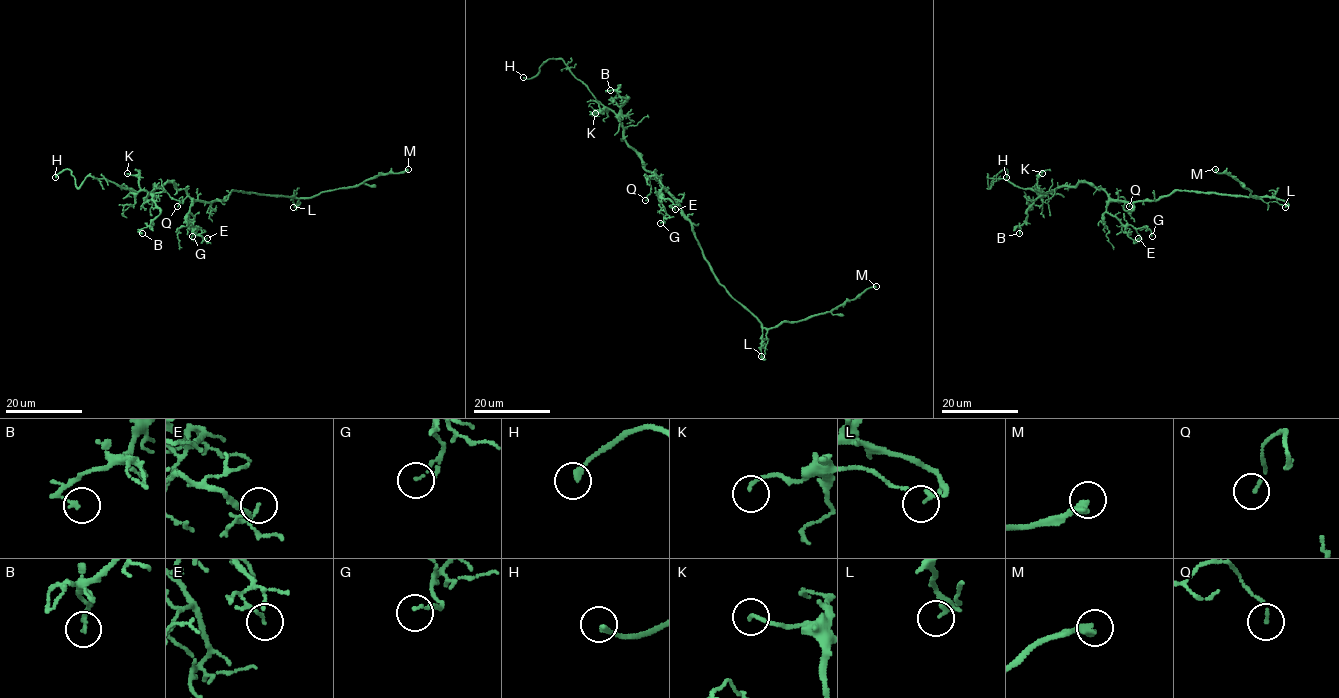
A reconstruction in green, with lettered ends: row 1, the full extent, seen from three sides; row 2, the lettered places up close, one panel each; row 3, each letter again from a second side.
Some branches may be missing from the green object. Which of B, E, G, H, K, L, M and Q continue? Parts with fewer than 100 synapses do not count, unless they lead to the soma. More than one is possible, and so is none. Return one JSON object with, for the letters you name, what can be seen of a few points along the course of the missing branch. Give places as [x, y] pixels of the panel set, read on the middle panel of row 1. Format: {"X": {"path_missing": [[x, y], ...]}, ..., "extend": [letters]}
{"extend": ["H"]}

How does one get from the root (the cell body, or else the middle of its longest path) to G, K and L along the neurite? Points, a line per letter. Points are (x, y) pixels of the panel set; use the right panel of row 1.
G: (1142, 200), (1111, 200), (1107, 211), (1123, 224), (1137, 228), (1146, 226), (1152, 236)
K: (1142, 200), (1115, 201), (1103, 189), (1086, 182), (1042, 192), (1037, 187), (1037, 178), (1042, 173)
L: (1142, 200), (1157, 200), (1177, 190), (1186, 190), (1274, 196), (1287, 203), (1285, 207)

